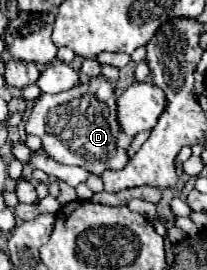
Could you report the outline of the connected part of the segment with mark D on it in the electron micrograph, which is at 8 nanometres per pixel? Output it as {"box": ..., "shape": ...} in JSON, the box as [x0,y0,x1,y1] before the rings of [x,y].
{"box":[25,77,135,175],"shape":[[[91,77],[87,83],[79,83],[67,91],[47,95],[41,93],[39,99],[35,99],[35,105],[31,109],[31,115],[25,121],[25,133],[37,135],[43,141],[43,151],[55,159],[61,165],[77,165],[89,171],[91,175],[101,175],[103,171],[117,171],[123,169],[129,163],[129,145],[135,137],[125,135],[117,121],[117,89],[111,81],[103,77]]]}

